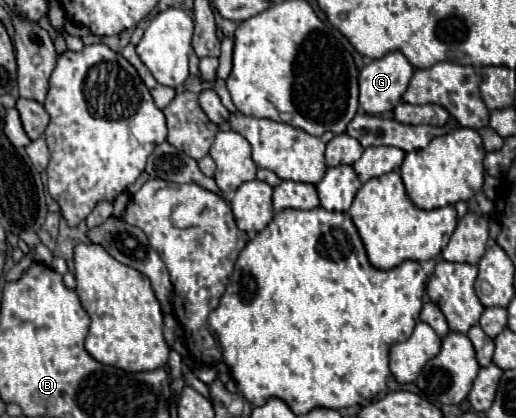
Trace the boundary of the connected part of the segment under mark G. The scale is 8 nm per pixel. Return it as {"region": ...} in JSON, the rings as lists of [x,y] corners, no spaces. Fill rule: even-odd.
{"region":[[[399,51],[371,61],[359,73],[359,105],[369,115],[393,111],[401,103],[411,75],[413,65]]]}

